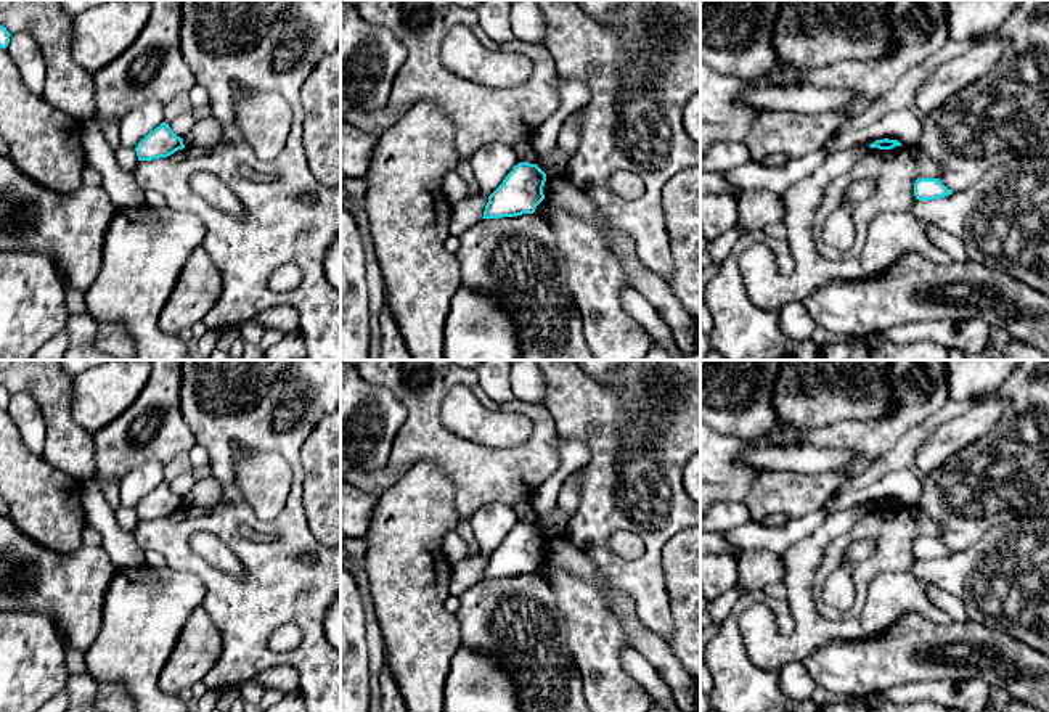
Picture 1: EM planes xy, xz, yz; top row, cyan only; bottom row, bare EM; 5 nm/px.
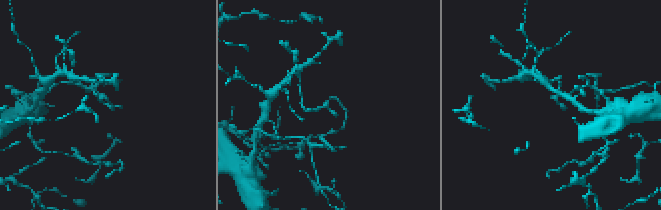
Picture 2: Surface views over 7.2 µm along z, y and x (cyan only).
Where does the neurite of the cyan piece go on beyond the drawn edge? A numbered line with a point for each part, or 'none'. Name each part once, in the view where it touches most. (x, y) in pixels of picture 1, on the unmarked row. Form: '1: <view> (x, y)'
none

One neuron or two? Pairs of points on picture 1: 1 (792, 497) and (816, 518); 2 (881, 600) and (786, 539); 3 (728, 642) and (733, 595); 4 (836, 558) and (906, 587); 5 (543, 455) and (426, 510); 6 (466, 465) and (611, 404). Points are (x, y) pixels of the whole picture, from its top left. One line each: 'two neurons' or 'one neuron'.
1: two neurons
2: two neurons
3: two neurons
4: two neurons
5: two neurons
6: two neurons

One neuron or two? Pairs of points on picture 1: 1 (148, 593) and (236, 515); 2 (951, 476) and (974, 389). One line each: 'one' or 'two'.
1: two
2: two

